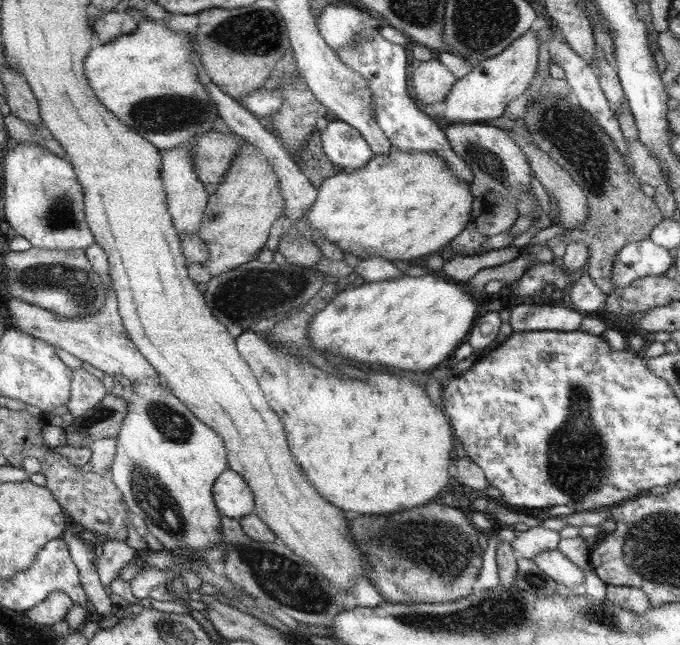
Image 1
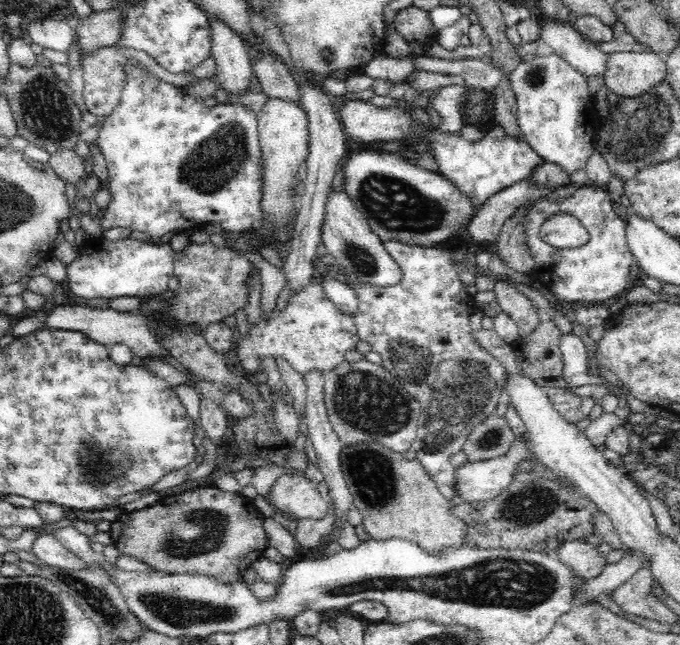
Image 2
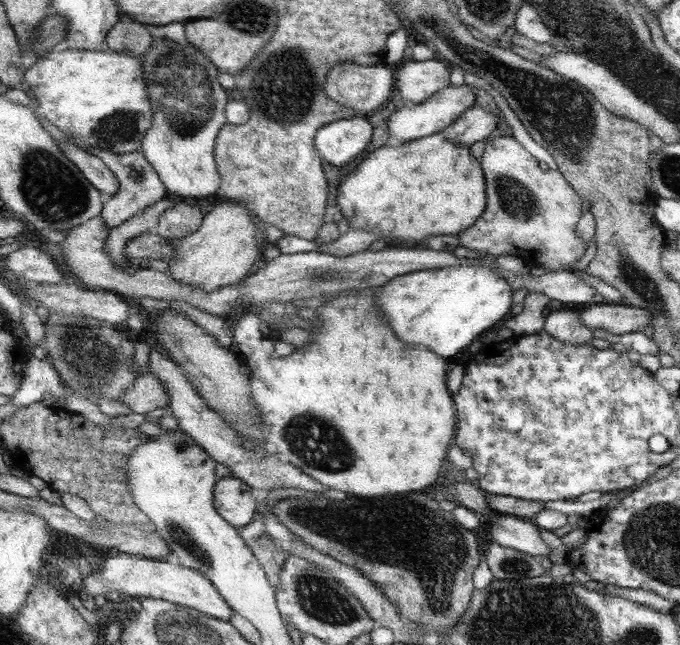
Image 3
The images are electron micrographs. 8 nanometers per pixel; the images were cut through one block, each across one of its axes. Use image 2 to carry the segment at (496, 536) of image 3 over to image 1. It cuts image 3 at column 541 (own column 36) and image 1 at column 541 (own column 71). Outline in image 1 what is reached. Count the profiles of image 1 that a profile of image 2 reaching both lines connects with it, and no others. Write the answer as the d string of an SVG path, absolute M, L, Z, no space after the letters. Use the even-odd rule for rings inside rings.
M557 548L539 552L529 560L533 560L537 564L537 568L543 570L545 576L555 580L557 584L565 584L567 588L583 584L583 570L579 566L575 566L569 558L565 558L561 552L557 552Z

